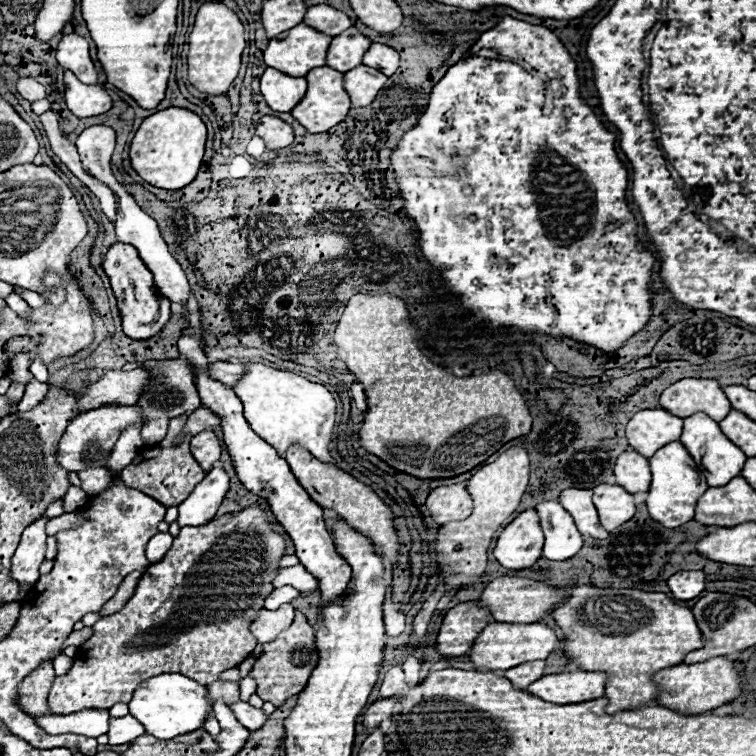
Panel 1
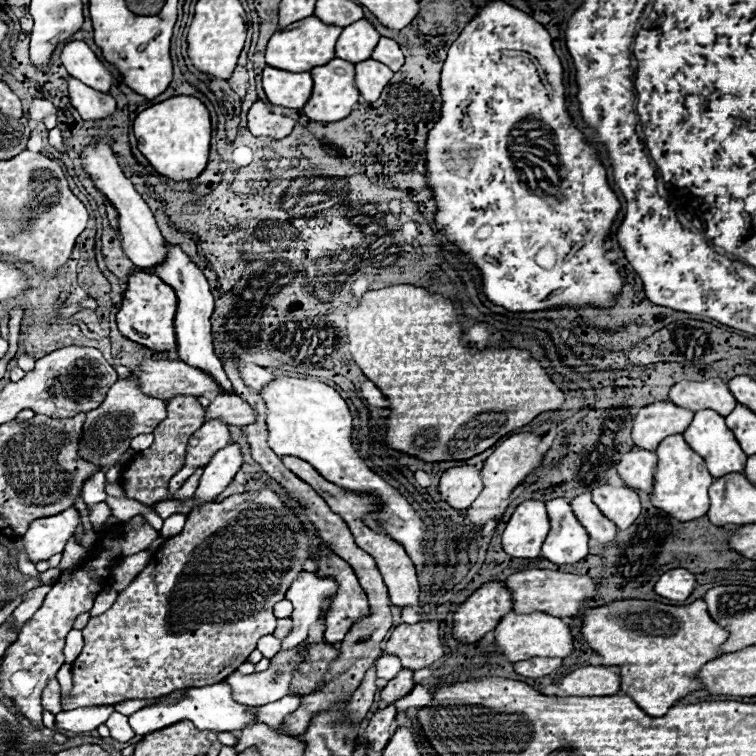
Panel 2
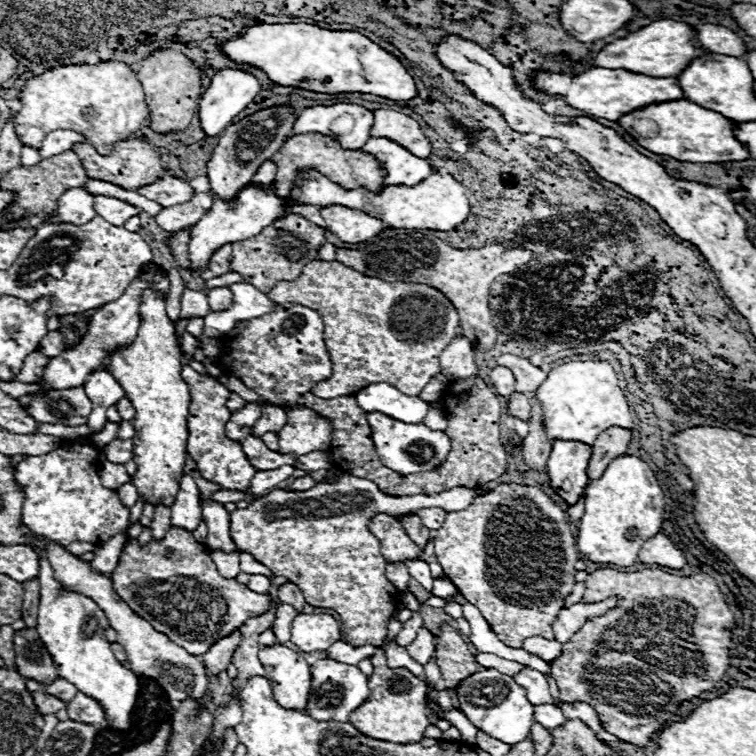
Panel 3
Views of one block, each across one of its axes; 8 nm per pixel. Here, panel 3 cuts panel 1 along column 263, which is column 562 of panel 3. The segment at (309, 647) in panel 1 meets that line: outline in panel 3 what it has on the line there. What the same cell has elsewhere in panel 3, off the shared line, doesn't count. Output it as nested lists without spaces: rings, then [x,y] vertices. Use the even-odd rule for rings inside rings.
[[[598,568],[596,572],[588,574],[584,584],[584,602],[602,602],[608,596],[620,596],[622,602],[612,614],[604,614],[602,618],[586,622],[584,628],[576,632],[570,642],[562,644],[562,656],[550,662],[552,676],[560,690],[560,700],[578,700],[590,704],[596,710],[606,732],[614,734],[622,742],[646,748],[652,740],[652,734],[656,734],[666,722],[676,720],[676,712],[684,700],[698,698],[702,692],[710,690],[716,682],[722,680],[732,660],[730,646],[736,616],[726,604],[724,594],[710,574],[674,576],[656,568],[646,568],[642,572]],[[608,670],[616,670],[618,674],[602,676]],[[628,672],[636,676],[622,676]],[[638,672],[648,676],[638,676]],[[662,682],[670,684],[672,688],[664,688]]]

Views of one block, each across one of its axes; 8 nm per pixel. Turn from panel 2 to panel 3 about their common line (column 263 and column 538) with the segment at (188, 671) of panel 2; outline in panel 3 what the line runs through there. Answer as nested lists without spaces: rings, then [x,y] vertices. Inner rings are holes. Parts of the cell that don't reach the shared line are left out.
[[[500,484],[492,492],[476,496],[466,510],[446,514],[444,524],[436,530],[434,548],[444,574],[470,604],[478,606],[506,646],[522,648],[522,642],[530,636],[554,640],[552,624],[576,584],[574,564],[580,558],[566,512],[542,490],[522,484]]]

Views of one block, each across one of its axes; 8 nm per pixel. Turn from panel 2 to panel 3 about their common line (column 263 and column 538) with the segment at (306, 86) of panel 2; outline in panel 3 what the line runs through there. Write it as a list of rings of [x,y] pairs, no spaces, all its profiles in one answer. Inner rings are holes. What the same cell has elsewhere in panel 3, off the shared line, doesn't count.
[[[592,68],[580,76],[570,74],[550,74],[536,72],[536,84],[544,88],[548,94],[564,96],[566,102],[578,110],[584,110],[592,116],[606,120],[620,120],[626,112],[634,112],[638,108],[646,108],[646,104],[660,104],[666,100],[682,100],[682,88],[676,78],[652,78],[646,74],[636,74],[628,70],[608,70],[608,68]]]

